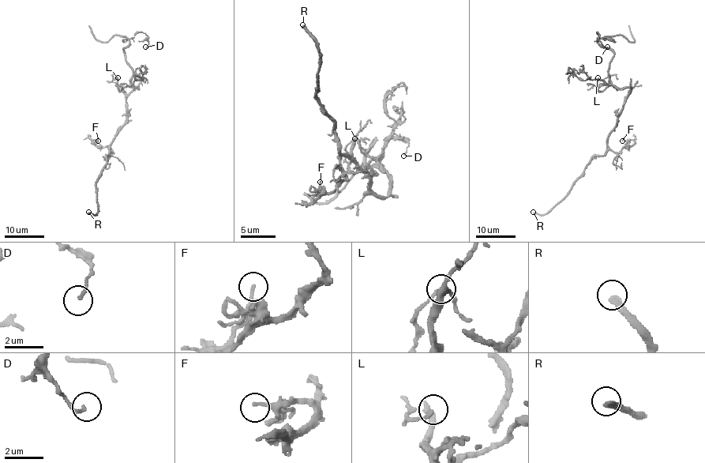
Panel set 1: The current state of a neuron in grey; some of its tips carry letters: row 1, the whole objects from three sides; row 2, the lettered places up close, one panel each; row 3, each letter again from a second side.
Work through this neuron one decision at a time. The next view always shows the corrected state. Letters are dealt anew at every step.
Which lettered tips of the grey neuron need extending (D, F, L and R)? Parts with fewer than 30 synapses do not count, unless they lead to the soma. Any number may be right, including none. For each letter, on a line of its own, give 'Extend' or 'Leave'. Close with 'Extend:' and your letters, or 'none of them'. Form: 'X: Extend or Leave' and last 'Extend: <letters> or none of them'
D: Leave
F: Leave
L: Leave
R: Extend
Extend: R

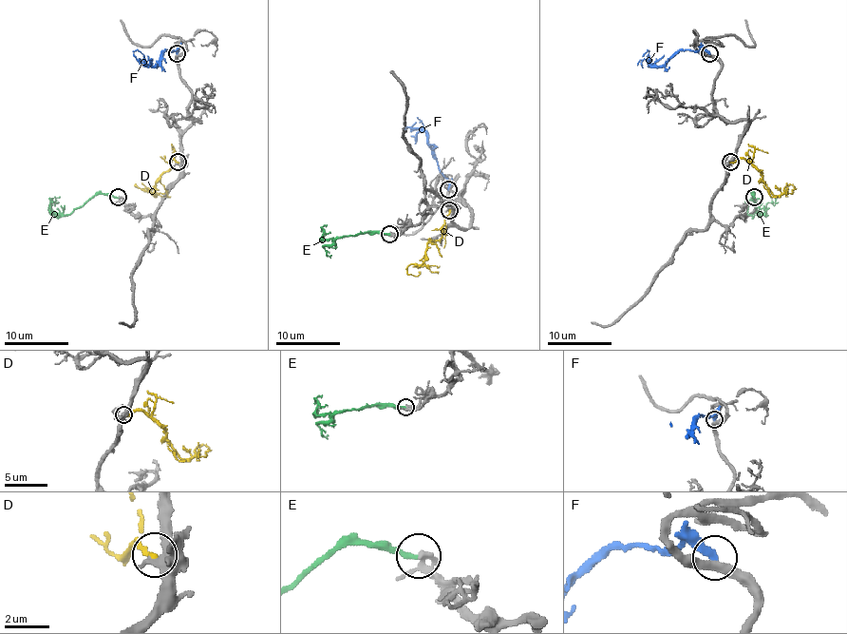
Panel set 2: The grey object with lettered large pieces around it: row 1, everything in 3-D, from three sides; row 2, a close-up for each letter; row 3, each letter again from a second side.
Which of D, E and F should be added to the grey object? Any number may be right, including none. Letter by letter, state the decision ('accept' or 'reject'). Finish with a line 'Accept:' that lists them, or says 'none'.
D: reject
E: accept
F: reject
Accept: E

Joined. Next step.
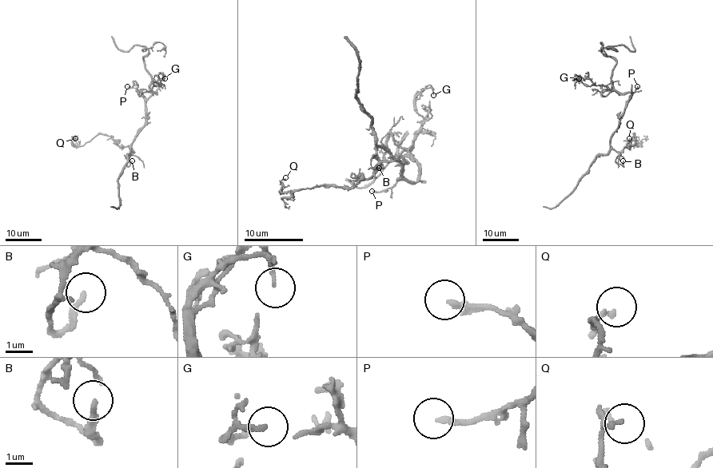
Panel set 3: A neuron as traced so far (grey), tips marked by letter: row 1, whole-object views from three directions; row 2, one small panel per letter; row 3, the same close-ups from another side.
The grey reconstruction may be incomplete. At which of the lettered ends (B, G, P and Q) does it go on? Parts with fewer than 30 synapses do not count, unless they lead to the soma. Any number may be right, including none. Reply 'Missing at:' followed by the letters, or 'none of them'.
Missing at: none of them

